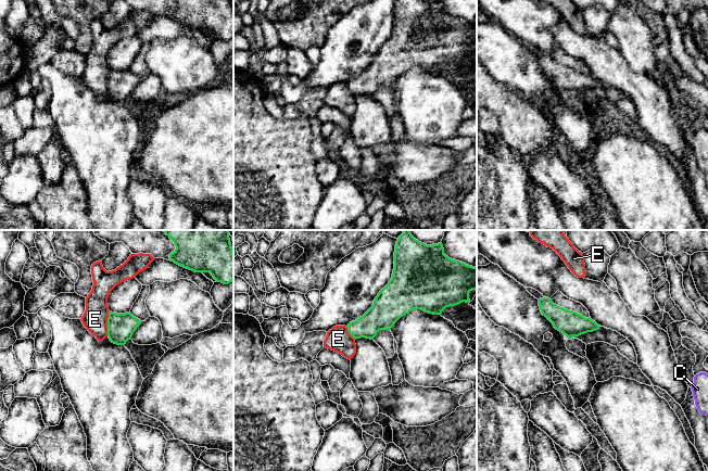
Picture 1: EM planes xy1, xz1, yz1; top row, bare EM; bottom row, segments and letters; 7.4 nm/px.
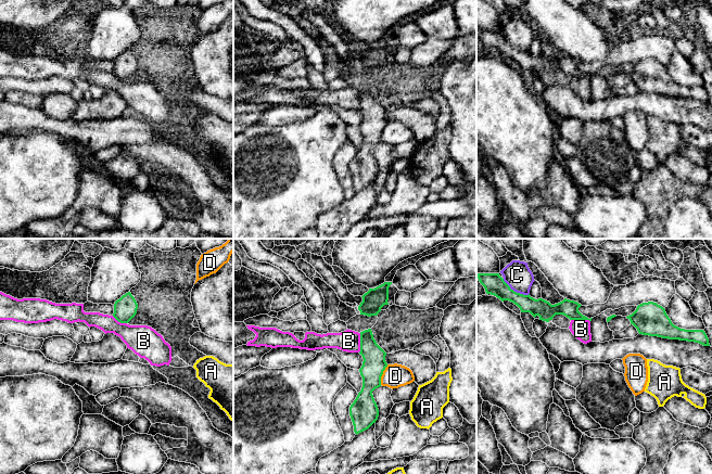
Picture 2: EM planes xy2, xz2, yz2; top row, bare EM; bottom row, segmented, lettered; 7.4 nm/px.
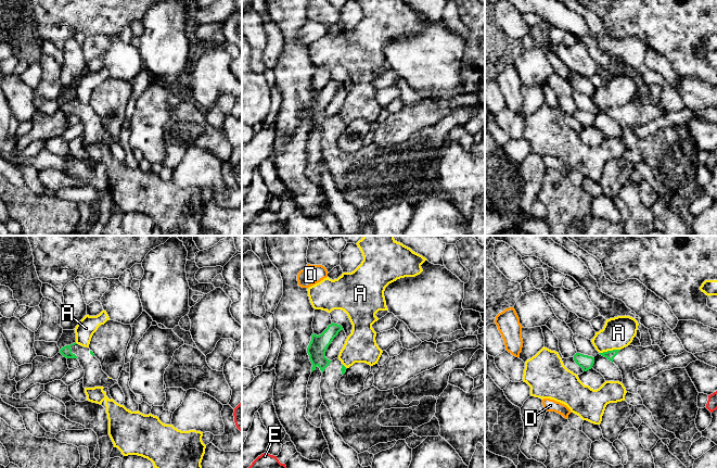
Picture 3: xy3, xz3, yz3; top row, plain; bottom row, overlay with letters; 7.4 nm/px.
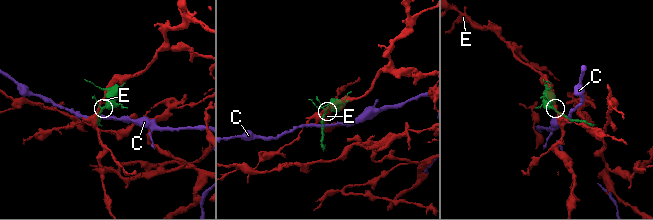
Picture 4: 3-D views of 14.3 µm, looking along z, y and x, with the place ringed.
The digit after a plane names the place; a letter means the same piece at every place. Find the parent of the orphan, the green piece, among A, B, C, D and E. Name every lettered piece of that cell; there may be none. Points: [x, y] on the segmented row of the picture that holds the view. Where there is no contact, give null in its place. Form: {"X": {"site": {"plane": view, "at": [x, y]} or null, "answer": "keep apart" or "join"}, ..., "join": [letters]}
{"A": {"site": {"plane": "yz3", "at": [609, 351]}, "answer": "keep apart"}, "B": {"site": {"plane": "xz2", "at": [360, 343]}, "answer": "keep apart"}, "C": {"site": {"plane": "yz2", "at": [516, 292]}, "answer": "keep apart"}, "D": {"site": {"plane": "xz2", "at": [382, 373]}, "answer": "keep apart"}, "E": {"site": {"plane": "xy1", "at": [108, 323]}, "answer": "keep apart"}, "join": []}

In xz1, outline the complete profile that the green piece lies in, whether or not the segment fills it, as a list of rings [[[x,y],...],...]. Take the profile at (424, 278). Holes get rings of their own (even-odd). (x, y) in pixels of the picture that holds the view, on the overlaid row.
[[[404,230],[396,241],[391,280],[378,293],[372,306],[346,328],[355,340],[374,340],[380,330],[391,330],[401,317],[414,309],[441,315],[446,307],[470,303],[472,290],[477,290],[477,267],[446,256],[442,243],[427,245],[416,240],[409,230]]]

